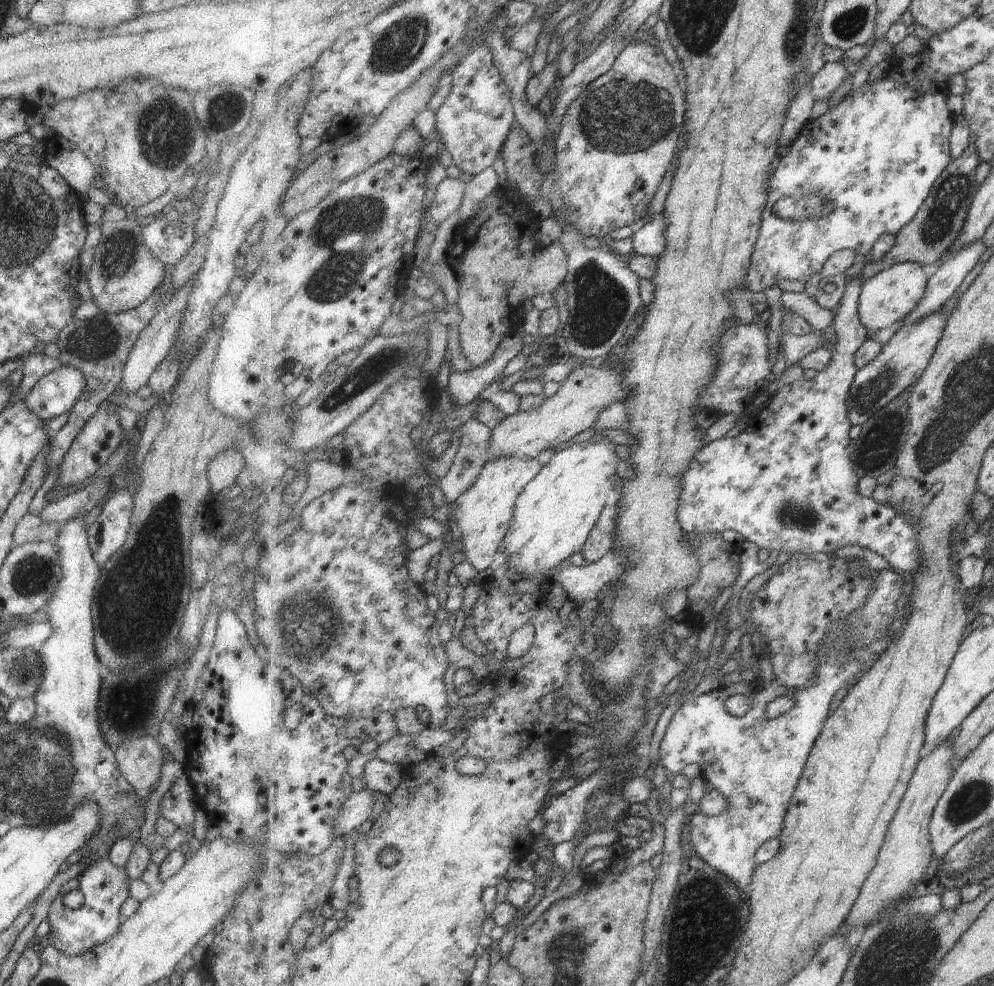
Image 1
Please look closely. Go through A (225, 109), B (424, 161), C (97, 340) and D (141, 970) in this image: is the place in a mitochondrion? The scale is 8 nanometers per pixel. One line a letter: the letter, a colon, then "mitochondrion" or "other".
A: mitochondrion
B: other
C: mitochondrion
D: other

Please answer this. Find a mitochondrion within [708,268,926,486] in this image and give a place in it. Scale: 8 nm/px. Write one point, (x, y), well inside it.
(868, 395)

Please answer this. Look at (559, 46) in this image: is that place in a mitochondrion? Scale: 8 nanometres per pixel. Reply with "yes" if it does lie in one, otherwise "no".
no

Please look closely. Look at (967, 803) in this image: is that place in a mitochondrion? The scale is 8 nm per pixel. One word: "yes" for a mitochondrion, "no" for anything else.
yes

